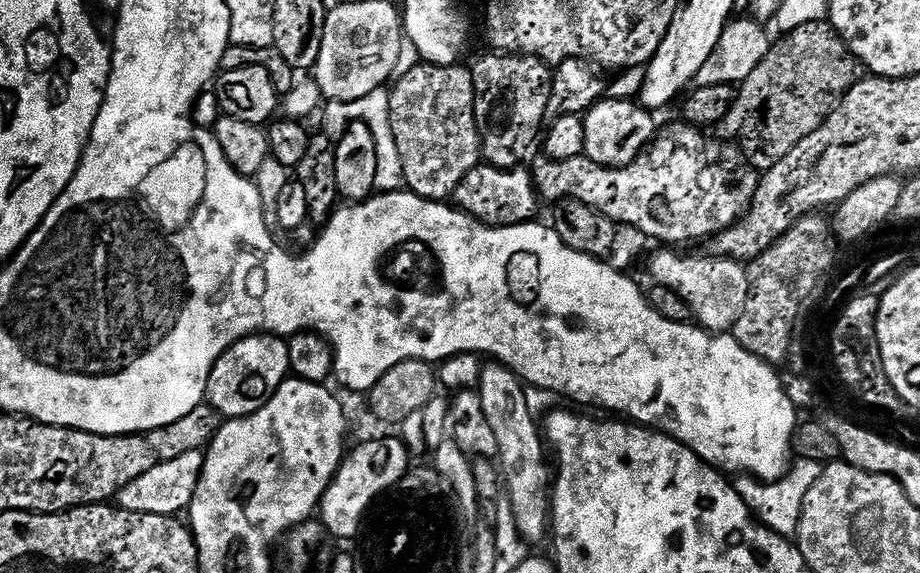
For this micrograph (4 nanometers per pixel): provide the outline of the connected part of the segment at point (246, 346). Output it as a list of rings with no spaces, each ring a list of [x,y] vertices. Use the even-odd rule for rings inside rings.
[[[271,334],[248,336],[227,348],[222,358],[218,358],[208,379],[207,403],[224,418],[249,416],[278,391],[289,372],[288,346],[281,337]]]

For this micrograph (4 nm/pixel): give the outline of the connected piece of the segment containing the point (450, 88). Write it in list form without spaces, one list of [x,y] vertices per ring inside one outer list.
[[[421,62],[416,64],[414,70],[403,73],[399,80],[400,82],[397,84],[396,89],[392,92],[392,97],[388,100],[388,128],[392,131],[393,142],[396,143],[396,156],[400,159],[400,168],[404,171],[405,182],[408,183],[405,184],[407,191],[427,200],[447,201],[454,194],[454,190],[458,190],[462,178],[466,178],[466,174],[470,174],[470,170],[474,170],[476,165],[481,163],[482,160],[480,131],[476,125],[476,91],[474,90],[472,69],[468,66],[438,66],[437,64]]]

